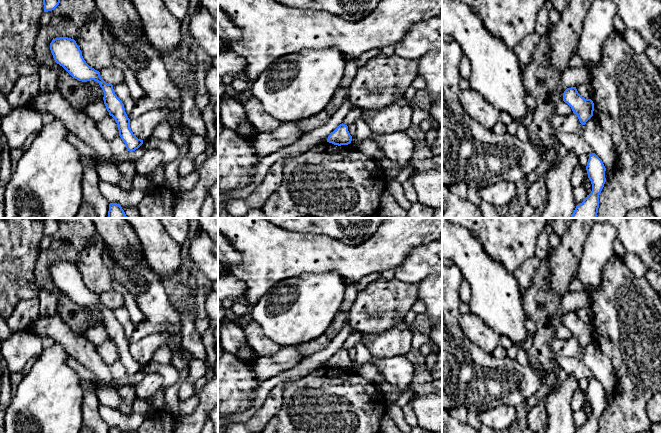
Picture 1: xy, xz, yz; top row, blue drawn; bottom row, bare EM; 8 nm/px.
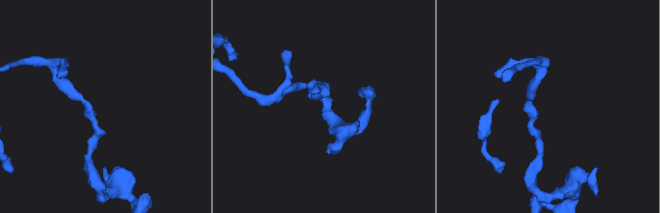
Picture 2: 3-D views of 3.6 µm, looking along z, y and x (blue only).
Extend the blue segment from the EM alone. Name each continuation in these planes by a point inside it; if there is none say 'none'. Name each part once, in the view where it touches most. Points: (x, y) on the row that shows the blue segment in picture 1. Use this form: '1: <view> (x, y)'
none

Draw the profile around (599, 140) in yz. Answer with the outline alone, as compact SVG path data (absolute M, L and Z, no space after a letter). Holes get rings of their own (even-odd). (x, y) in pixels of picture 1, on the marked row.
M593 115L584 125L584 136L594 153L602 160L606 169L613 169L618 155L609 134Z

